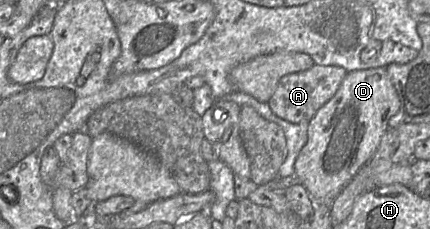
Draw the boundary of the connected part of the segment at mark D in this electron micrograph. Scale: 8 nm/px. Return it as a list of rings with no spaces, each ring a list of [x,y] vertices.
[[[386,67],[348,72],[336,94],[308,121],[308,139],[294,164],[294,177],[308,191],[315,203],[331,204],[358,170],[375,154],[388,128],[388,120],[400,108],[398,93]]]

